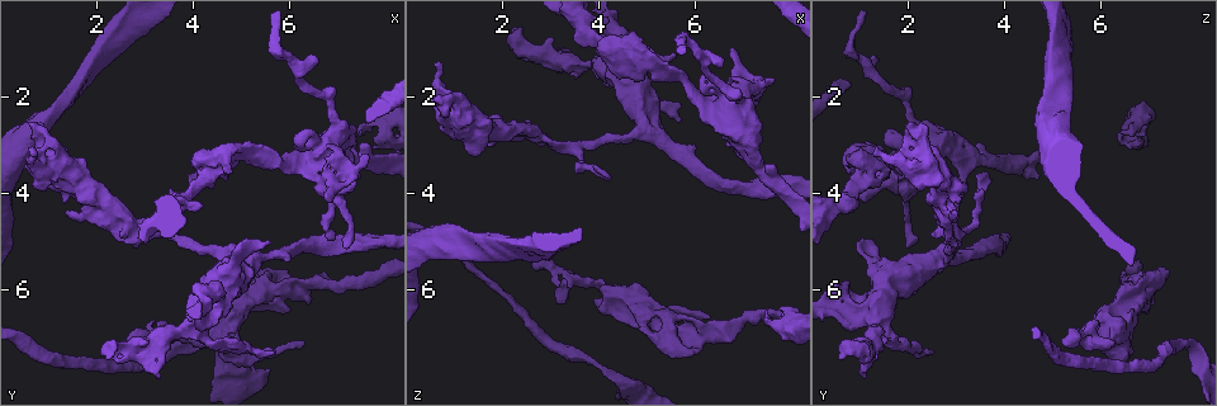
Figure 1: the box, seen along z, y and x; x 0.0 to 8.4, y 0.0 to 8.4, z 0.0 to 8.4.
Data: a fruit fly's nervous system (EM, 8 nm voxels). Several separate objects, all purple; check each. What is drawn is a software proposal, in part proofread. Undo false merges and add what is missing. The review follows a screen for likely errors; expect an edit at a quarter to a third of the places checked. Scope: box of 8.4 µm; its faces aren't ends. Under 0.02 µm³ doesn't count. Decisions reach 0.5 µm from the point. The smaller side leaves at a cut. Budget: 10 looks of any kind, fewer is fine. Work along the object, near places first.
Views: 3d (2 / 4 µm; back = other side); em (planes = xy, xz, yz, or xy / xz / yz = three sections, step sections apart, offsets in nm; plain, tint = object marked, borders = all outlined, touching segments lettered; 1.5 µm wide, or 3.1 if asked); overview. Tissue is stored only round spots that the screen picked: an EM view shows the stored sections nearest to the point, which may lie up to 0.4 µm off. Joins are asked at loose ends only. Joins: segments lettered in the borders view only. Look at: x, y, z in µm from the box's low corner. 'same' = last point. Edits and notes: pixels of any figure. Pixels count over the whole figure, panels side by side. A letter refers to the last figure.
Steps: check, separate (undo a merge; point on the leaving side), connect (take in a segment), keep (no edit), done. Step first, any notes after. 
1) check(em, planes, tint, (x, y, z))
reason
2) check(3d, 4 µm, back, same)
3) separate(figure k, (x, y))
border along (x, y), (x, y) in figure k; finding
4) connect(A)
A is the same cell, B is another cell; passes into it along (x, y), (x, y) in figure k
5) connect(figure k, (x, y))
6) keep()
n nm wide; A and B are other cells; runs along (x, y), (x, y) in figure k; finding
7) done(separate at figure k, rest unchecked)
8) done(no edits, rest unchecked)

check(3d, 4 µm, back, (7.15, 5.05, 2.00))
branch stops here

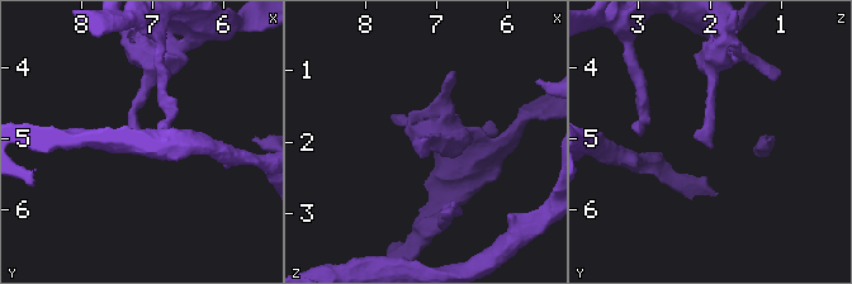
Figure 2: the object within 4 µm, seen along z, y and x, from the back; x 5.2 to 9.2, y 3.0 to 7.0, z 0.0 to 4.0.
check(em, xy, step 4, tint, (7.15, 5.10, 1.95))

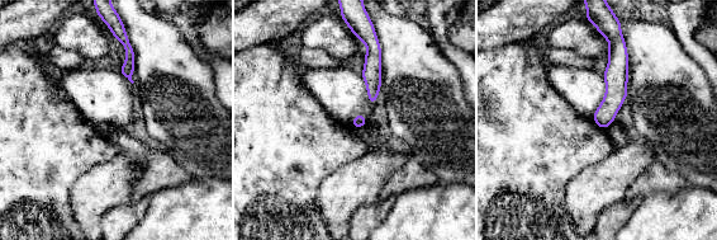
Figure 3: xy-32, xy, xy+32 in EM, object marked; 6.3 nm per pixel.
check(em, planes, borders, same)
cut it another way

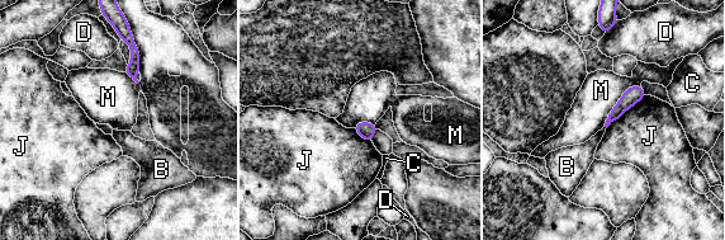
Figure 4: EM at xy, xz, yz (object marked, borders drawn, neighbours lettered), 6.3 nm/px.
keep()
M touches over 360 nm; B, C, D, J and M are other cells; none of them fits

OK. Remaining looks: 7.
check(3d, 2 µm, (7.60, 3.25, 1.55))
branch stops here

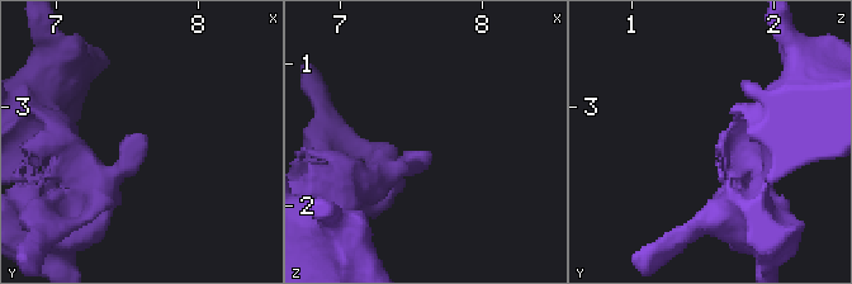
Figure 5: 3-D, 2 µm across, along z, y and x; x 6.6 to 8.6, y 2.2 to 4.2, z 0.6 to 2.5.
check(em, planes, borders, (7.62, 3.26, 1.62))
now the EM

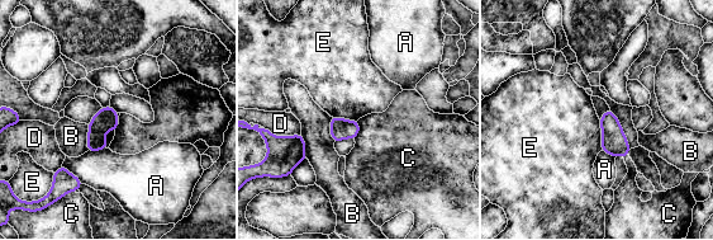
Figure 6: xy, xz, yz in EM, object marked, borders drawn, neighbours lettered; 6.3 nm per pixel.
keep()
E touches over 200 nm; A, B, C, D and E are other cells; border along (599, 120), (602, 150) in figure 6; none of them fits

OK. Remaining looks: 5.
check(em, planes, tint, (3.35, 7.10, 6.30))
branch stops here

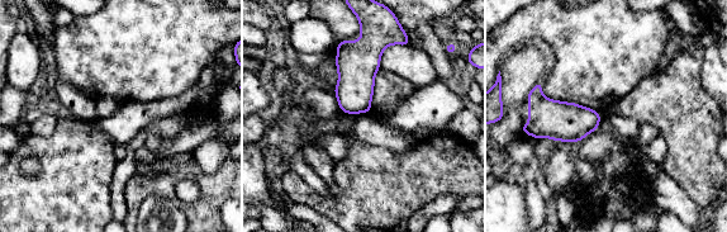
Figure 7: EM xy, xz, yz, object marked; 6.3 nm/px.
check(em, planes, borders, same)
what lies round it

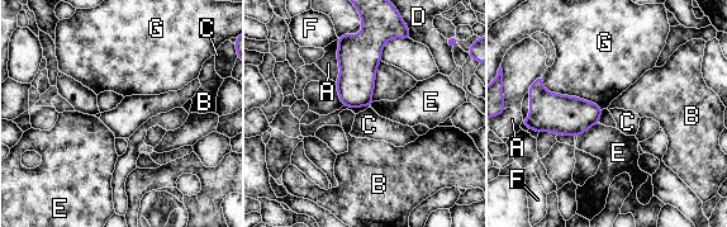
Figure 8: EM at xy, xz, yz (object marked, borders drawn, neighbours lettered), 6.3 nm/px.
keep()
A, B, C, D, E, F and G are other cells; border along (598, 122), (578, 136) in figure 8; none of them fits

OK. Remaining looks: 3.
check(em, xz, step 4, plain, (2.10, 1.05, 5.10))
branch point

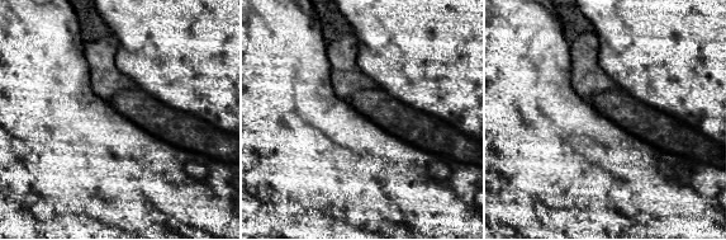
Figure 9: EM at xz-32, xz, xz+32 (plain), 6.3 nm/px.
check(em, xz, step 4, borders, same)
what lies round it

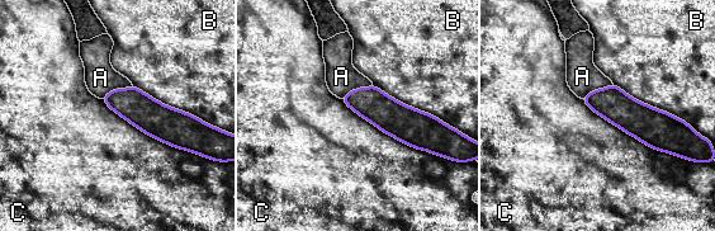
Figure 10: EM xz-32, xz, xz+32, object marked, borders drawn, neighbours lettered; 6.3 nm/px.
keep()
A, B and C are other cells; border along (582, 99), (630, 135), (672, 155) in figure 10; continuous, no second neuron

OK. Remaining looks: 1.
done(no edits, rest unchecked)

